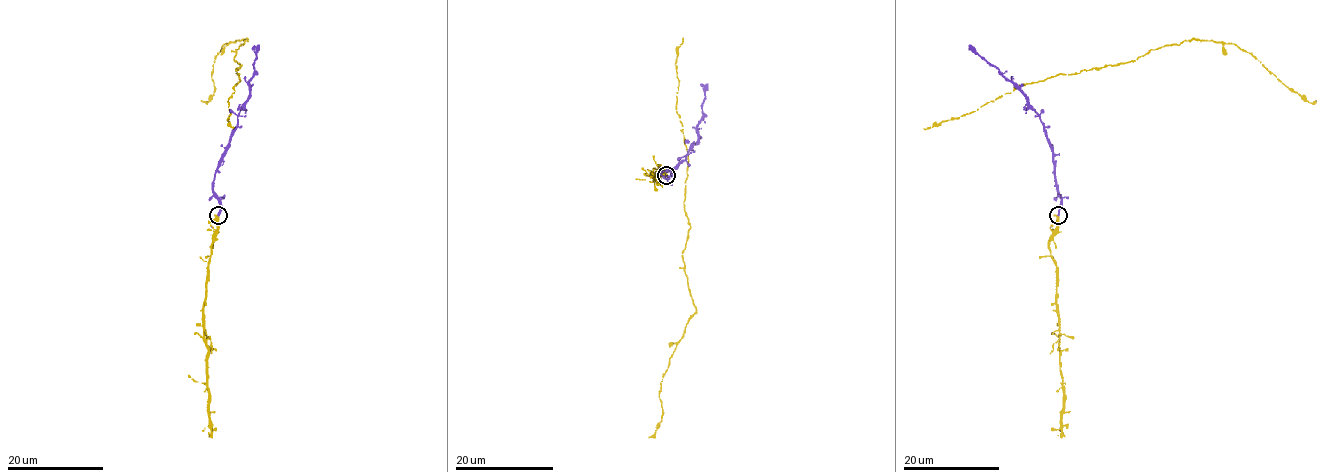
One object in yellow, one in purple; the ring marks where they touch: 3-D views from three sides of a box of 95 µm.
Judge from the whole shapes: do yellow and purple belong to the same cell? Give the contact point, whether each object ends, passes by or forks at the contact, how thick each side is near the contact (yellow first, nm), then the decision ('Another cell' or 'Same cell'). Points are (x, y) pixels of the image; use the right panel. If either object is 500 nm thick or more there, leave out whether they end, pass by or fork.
Place: (1058, 215). At the ring yellow passes by. At the ring purple ends. Thickness 320 nm (yellow) against 320 nm. Same cell

